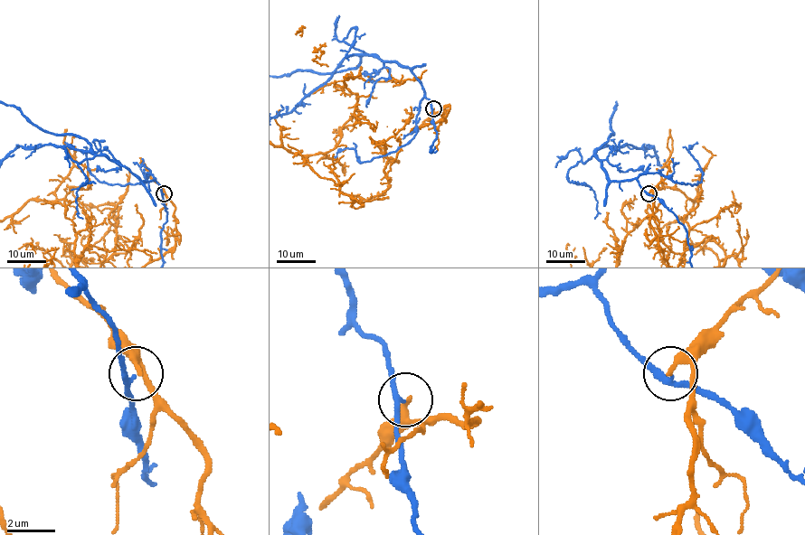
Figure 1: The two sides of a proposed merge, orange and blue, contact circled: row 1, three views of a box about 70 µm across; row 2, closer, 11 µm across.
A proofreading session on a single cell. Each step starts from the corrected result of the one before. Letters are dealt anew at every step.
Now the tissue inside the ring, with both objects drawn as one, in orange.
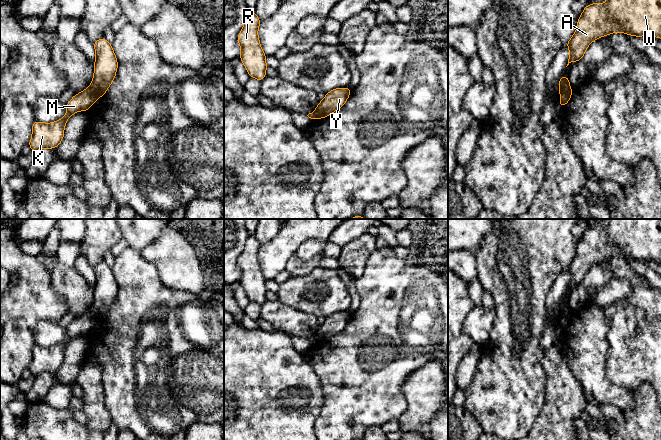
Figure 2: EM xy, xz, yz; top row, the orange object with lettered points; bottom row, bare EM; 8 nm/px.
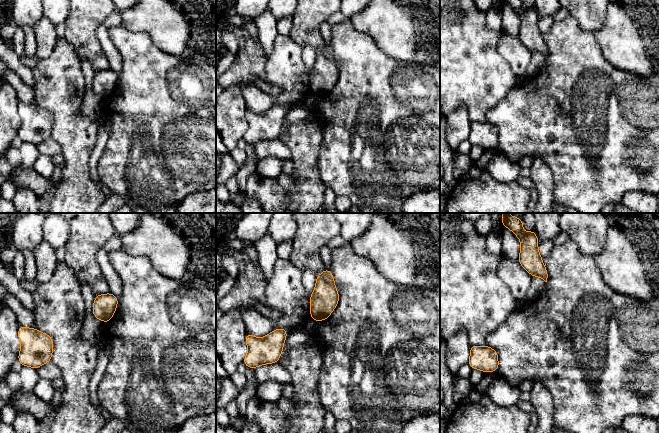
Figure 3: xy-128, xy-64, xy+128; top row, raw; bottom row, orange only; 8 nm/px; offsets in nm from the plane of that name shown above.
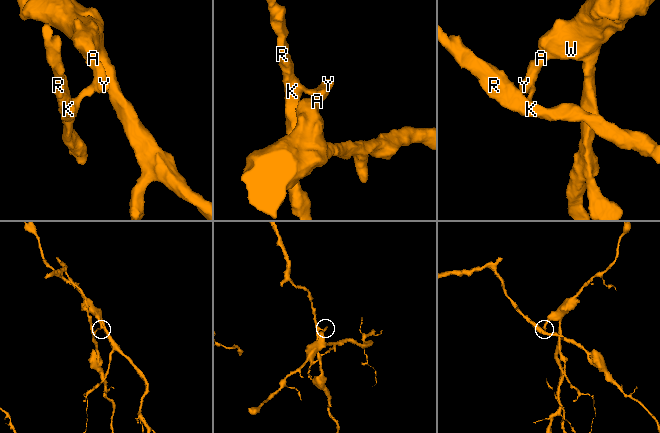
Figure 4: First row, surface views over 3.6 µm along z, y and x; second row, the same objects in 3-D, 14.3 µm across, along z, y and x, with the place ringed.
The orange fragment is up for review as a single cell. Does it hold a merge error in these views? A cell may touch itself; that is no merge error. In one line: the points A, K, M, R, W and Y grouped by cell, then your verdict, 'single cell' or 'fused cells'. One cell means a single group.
A W Y / K M R; fused cells

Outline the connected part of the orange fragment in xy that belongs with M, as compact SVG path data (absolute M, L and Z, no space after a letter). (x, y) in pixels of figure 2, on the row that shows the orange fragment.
M91 87L75 94L66 104L65 116L53 123L42 123L37 120L32 125L32 137L28 145L33 152L42 148L55 149L64 138L64 128L68 119L78 111L86 112L96 101L97 97Z

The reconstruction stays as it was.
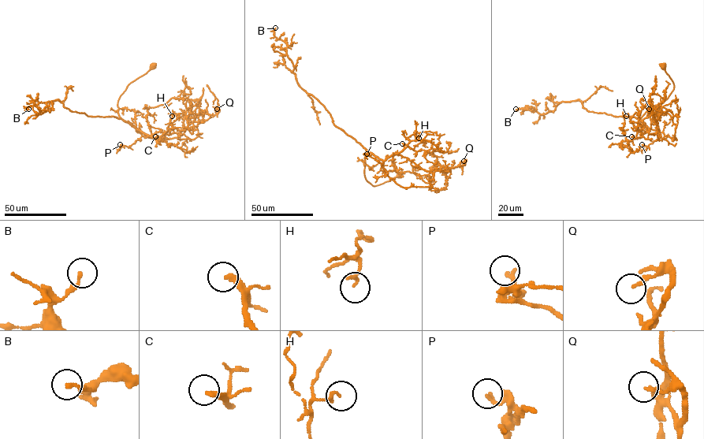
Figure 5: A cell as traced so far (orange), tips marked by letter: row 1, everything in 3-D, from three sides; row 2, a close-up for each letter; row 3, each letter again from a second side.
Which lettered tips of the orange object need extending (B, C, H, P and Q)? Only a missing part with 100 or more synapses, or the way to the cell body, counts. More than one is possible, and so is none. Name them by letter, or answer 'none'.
C

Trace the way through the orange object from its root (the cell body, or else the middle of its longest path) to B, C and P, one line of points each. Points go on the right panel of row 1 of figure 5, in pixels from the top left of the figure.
B: (663, 65), (674, 88), (640, 118), (589, 111), (579, 100), (561, 102), (545, 114), (527, 106), (515, 109)
C: (663, 65), (673, 81), (674, 88), (661, 104), (646, 111), (641, 117), (648, 128), (640, 137), (631, 136)
P: (663, 65), (674, 88), (641, 120), (664, 137), (647, 146), (642, 144)

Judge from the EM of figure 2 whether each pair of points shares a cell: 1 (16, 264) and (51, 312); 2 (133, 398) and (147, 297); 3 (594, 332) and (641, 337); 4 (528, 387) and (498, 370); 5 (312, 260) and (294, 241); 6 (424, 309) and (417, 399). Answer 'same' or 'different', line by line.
1: same
2: same
3: different
4: same
5: different
6: different

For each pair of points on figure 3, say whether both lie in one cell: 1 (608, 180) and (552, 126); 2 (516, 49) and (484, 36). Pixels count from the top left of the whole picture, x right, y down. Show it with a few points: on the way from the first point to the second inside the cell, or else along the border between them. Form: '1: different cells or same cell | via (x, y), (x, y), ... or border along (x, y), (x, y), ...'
1: same cell | via (592, 173), (586, 169), (586, 163), (568, 142)
2: different cells | border along (502, 35), (498, 43), (498, 53), (508, 64)

